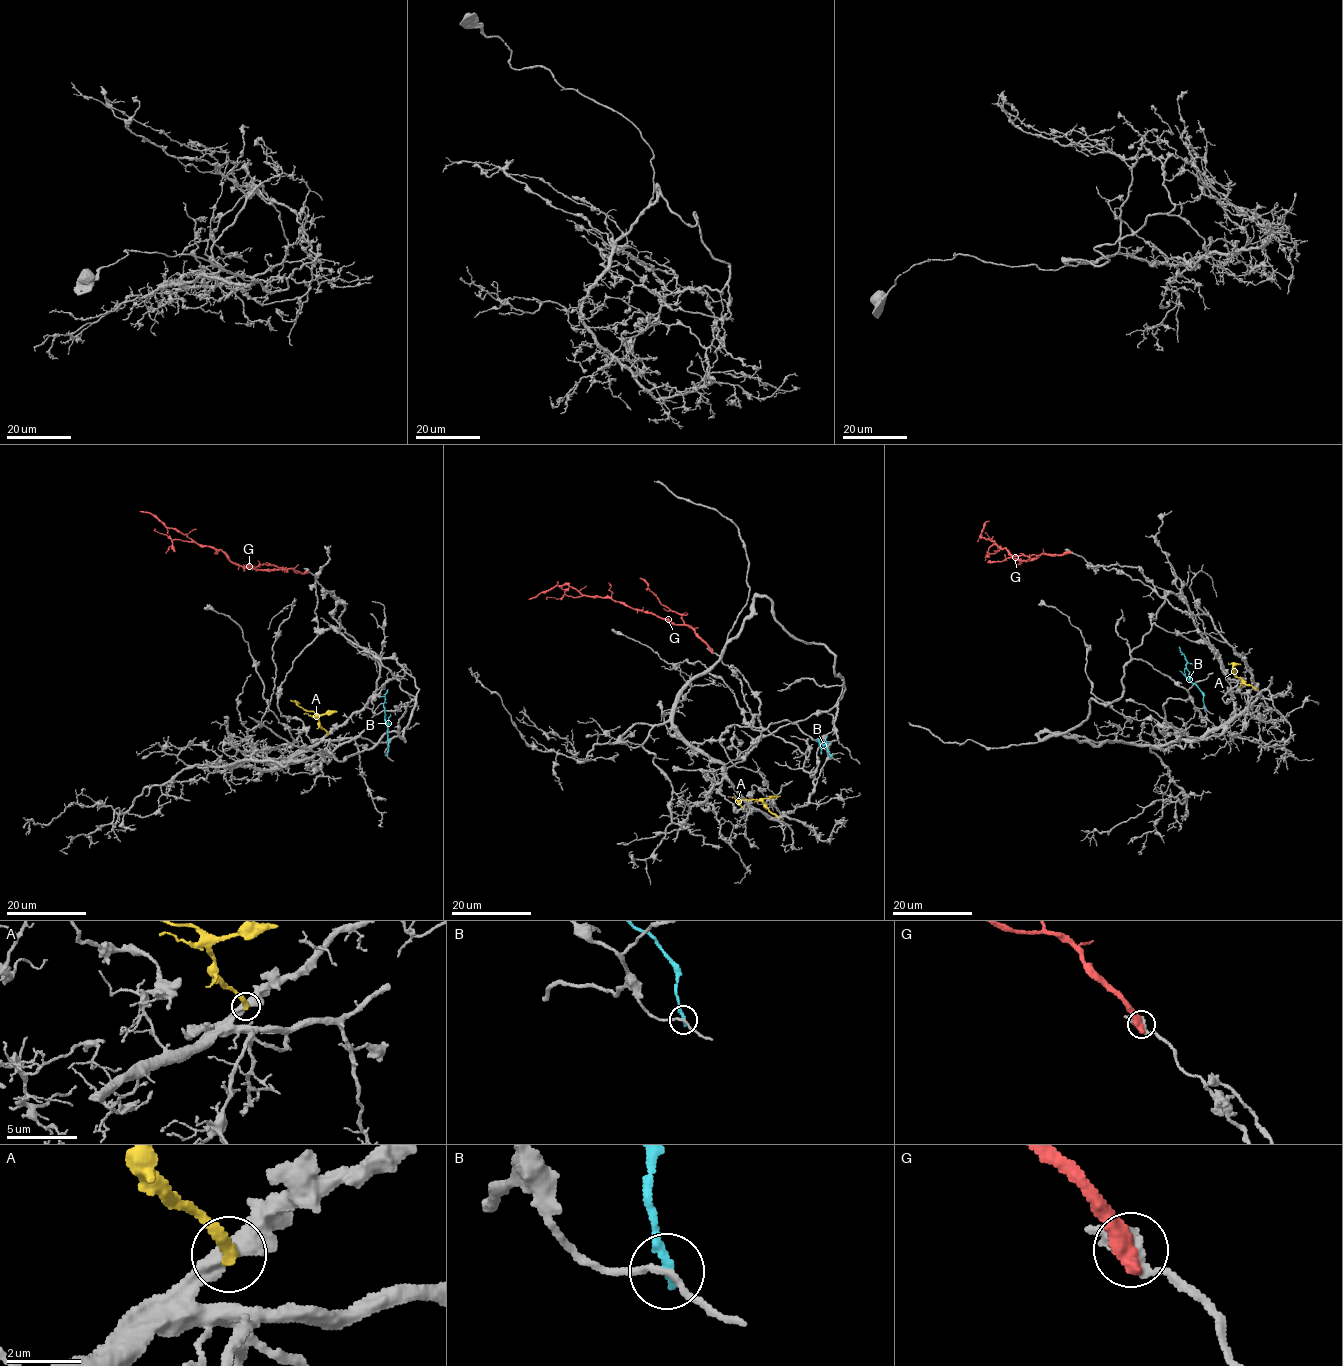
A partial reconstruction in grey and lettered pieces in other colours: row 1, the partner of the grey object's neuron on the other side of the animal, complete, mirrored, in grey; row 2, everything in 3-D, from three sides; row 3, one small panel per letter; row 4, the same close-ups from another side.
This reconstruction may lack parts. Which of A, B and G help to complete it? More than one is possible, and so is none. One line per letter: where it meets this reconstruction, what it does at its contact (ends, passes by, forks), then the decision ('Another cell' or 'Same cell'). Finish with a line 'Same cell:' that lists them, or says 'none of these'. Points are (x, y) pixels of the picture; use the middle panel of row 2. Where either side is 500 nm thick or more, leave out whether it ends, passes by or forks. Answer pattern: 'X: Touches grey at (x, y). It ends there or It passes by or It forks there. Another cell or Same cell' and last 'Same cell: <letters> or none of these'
A: Touches grey at (777, 816). It ends there. Another cell
B: Touches grey at (831, 756). It ends there. Another cell
G: Touches grey at (711, 650). Another cell
Same cell: none of these

